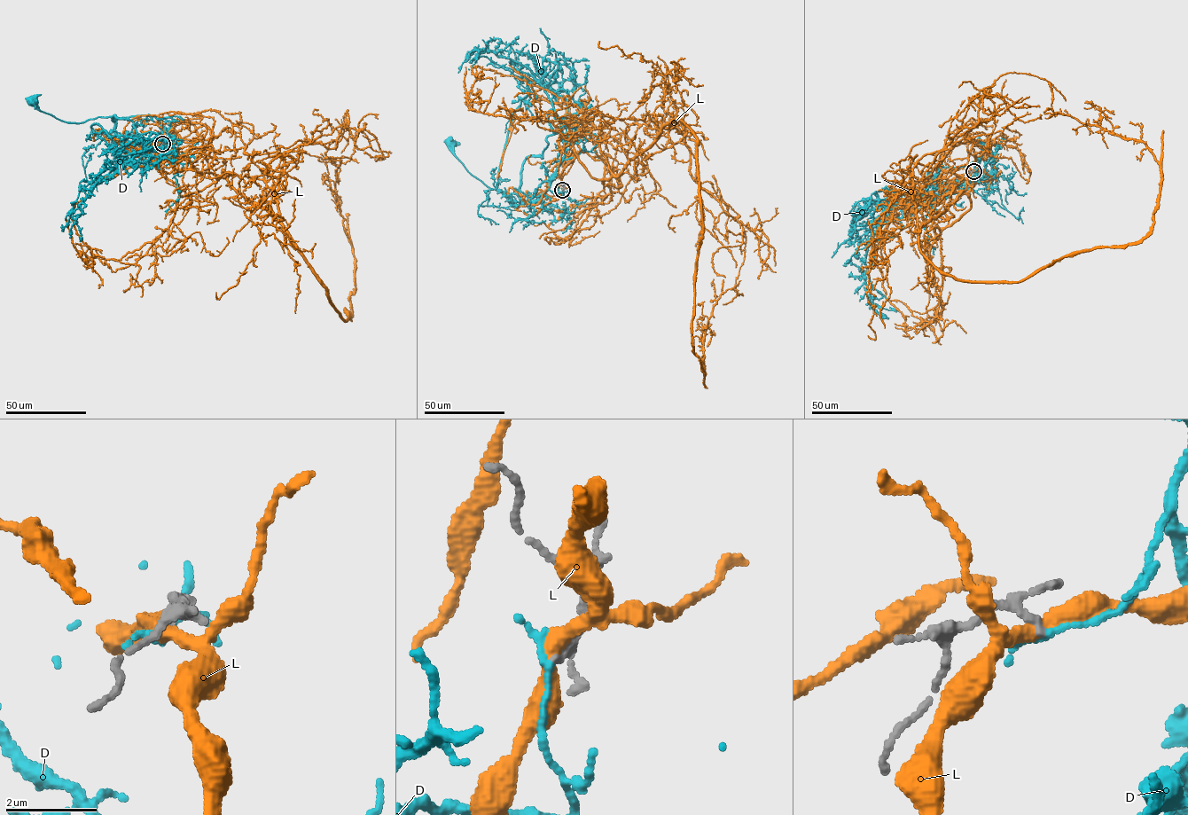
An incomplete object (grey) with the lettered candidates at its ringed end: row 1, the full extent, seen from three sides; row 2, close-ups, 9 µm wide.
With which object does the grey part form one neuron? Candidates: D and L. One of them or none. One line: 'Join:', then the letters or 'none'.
Join: none

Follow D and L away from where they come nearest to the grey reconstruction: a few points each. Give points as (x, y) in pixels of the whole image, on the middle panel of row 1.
D: (562, 190), (562, 195), (547, 191), (517, 209), (519, 198), (474, 177), (449, 143)
L: (563, 189), (574, 137), (607, 179), (678, 119), (696, 139), (706, 374), (713, 307), (743, 293)

